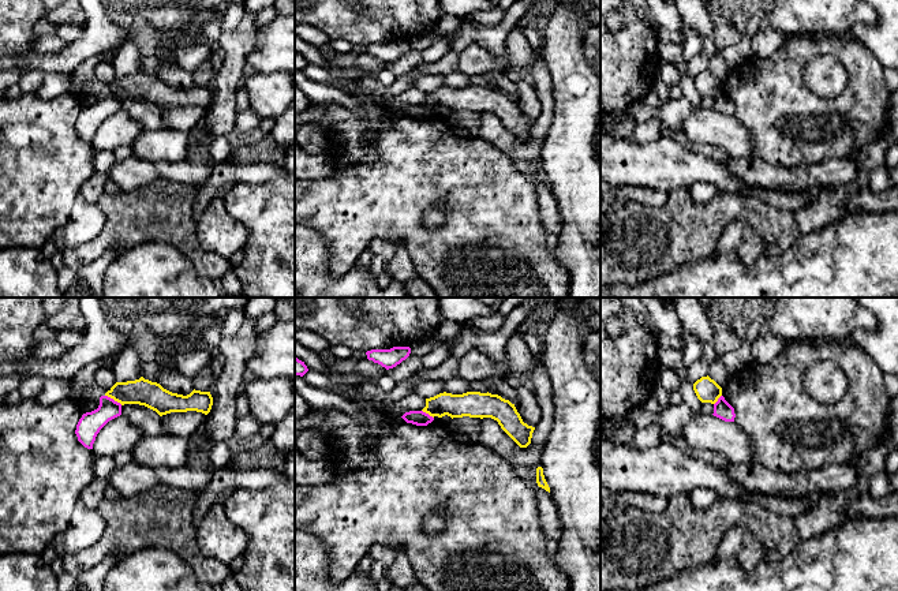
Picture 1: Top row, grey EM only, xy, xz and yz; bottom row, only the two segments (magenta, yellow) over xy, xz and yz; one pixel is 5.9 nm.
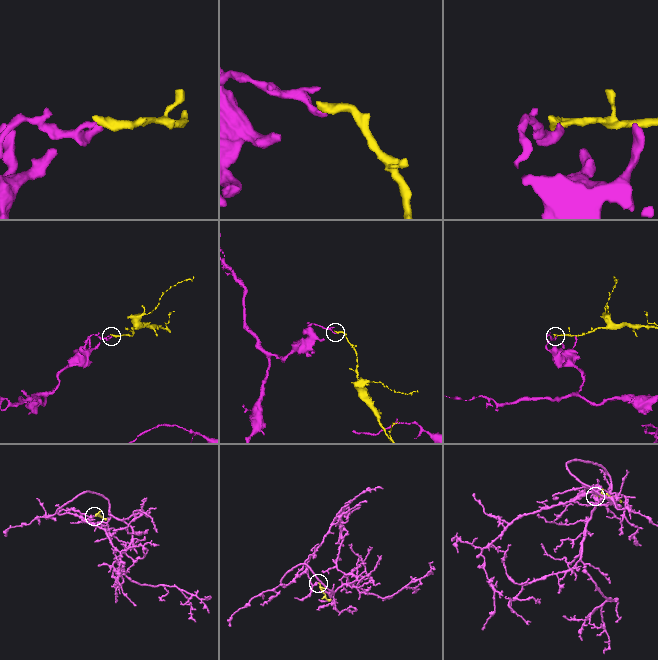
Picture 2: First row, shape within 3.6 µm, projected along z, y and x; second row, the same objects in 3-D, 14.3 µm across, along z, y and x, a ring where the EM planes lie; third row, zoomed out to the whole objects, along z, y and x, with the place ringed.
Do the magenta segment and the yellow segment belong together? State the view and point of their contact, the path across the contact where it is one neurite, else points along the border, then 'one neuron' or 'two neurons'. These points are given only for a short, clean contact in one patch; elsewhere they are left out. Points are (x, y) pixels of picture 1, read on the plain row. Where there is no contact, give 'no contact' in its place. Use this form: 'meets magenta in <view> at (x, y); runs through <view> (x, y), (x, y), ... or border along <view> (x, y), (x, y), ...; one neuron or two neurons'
meets magenta in xy at (112, 93); border along xy (105, 89), (122, 98); two neurons

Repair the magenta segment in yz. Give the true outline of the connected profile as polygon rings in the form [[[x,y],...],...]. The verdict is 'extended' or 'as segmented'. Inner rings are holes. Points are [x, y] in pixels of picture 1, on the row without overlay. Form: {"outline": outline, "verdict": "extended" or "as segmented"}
{"outline": [[[721,90],[718,96],[714,98],[712,109],[725,116],[734,116],[736,112],[734,102],[725,94],[723,90]]], "verdict": "as segmented"}

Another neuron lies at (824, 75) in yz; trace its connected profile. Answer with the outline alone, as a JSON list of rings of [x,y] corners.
[[[819,55],[804,67],[808,89],[822,97],[835,97],[848,85],[843,66],[831,55]]]

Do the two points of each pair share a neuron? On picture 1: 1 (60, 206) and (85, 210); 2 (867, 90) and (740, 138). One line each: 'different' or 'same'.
1: different
2: different

